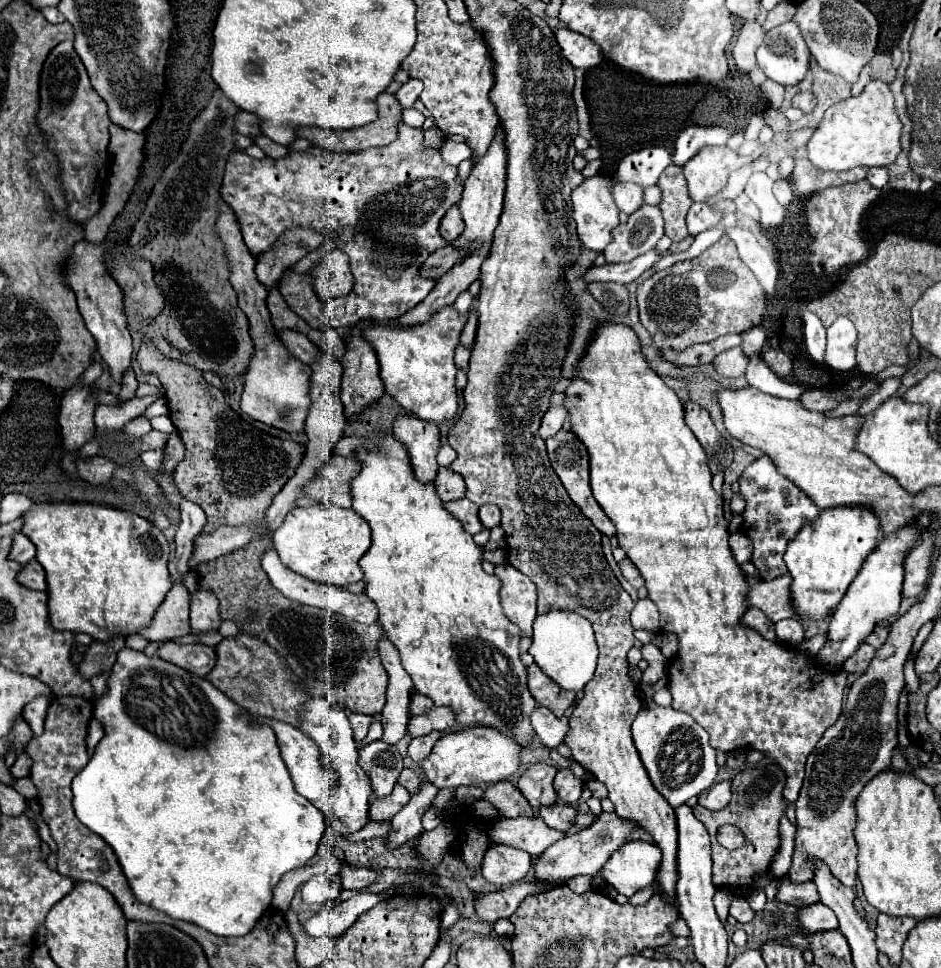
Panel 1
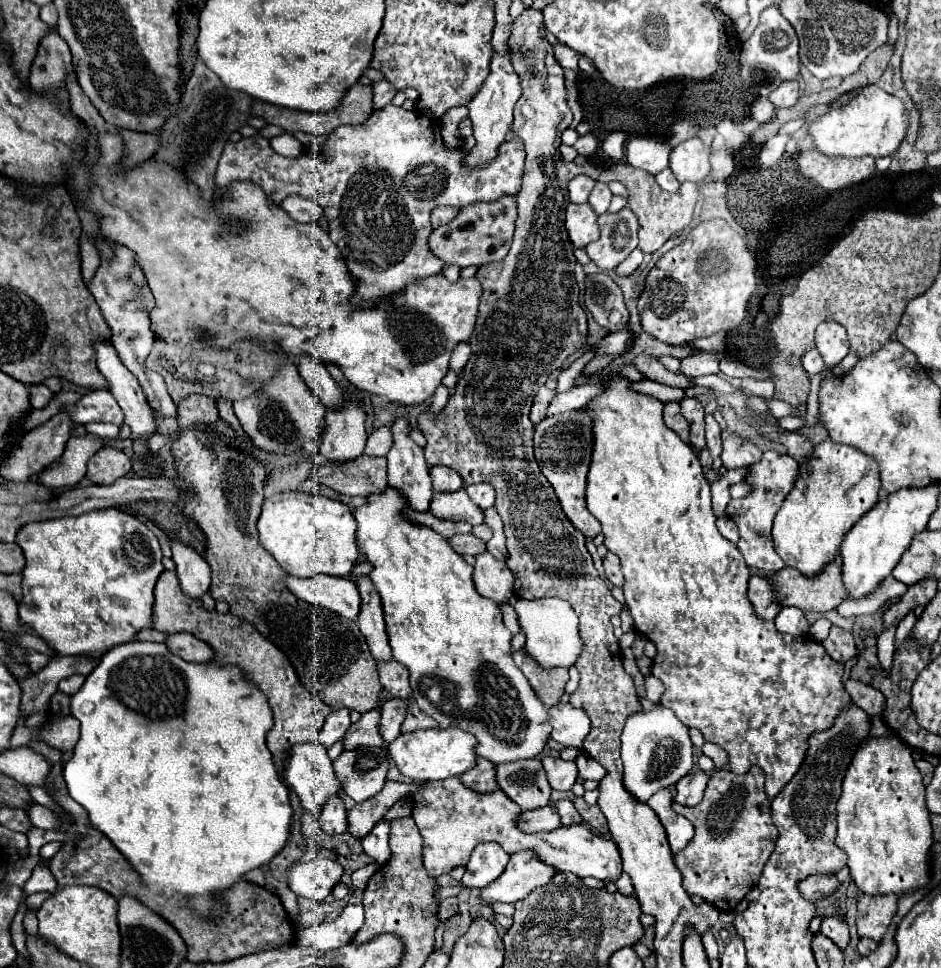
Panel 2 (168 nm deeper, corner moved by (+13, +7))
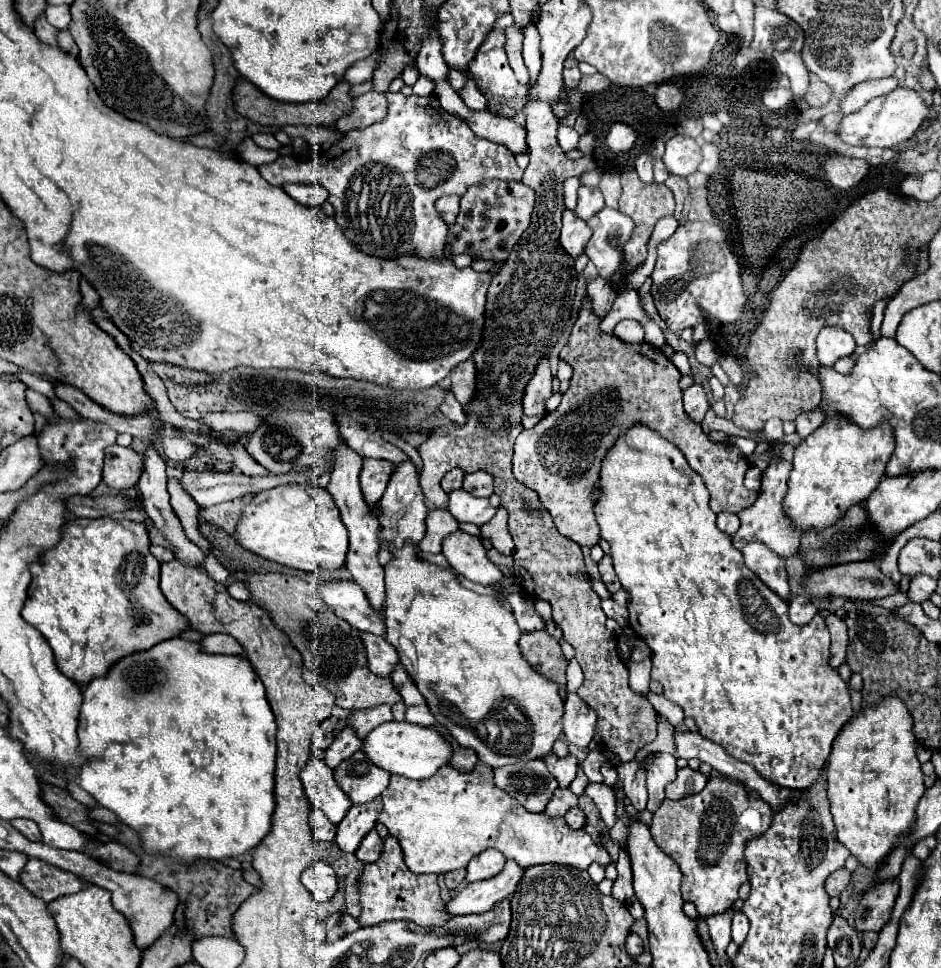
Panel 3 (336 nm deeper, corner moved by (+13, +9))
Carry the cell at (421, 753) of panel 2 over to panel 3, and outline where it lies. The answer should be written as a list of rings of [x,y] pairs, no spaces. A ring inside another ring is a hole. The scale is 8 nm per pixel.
[[[392,721],[392,723],[384,723],[376,727],[376,731],[372,731],[368,739],[364,739],[364,751],[372,759],[372,763],[376,763],[378,767],[408,779],[432,777],[438,771],[438,767],[448,765],[454,755],[452,745],[448,743],[444,735],[440,735],[440,731],[436,729],[432,731],[432,727],[410,725],[406,721],[402,723]]]

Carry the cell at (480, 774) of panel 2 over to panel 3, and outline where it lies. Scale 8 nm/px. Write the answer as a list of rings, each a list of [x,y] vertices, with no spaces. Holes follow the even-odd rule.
[[[434,725],[434,729],[440,729],[440,733],[444,733],[444,737],[452,743],[452,747],[456,747],[456,757],[452,757],[452,767],[456,769],[456,771],[460,771],[460,773],[470,773],[470,771],[474,771],[474,767],[476,767],[476,763],[478,763],[478,755],[476,755],[476,751],[472,751],[472,749],[464,749],[464,747],[460,747],[460,745],[456,745],[456,741],[448,735],[448,731],[444,731],[440,725]]]

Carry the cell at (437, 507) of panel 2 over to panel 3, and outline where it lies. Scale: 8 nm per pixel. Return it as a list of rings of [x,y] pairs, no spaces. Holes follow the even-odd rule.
[[[456,489],[448,493],[448,511],[452,517],[462,523],[474,523],[474,525],[484,525],[494,517],[494,507],[488,503],[488,499],[476,499],[468,495],[464,489]]]

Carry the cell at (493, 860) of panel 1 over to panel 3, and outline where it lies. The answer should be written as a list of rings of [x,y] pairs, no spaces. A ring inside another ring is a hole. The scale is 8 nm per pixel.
[[[486,849],[486,851],[482,851],[480,855],[476,855],[468,863],[468,867],[466,867],[466,871],[468,871],[466,881],[474,883],[474,881],[490,879],[490,877],[494,877],[494,875],[498,875],[502,871],[504,863],[506,863],[506,857],[500,851]]]

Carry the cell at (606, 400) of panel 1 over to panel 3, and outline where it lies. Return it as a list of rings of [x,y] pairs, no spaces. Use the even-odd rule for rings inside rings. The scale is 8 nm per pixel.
[[[636,423],[632,425],[622,437],[616,439],[616,443],[608,449],[602,469],[600,469],[600,497],[594,503],[594,513],[596,521],[600,525],[600,535],[610,543],[610,555],[614,559],[614,569],[616,575],[622,583],[622,589],[630,595],[630,627],[638,637],[642,637],[648,647],[652,649],[652,679],[660,681],[664,687],[664,697],[670,699],[672,703],[680,705],[684,709],[686,717],[692,717],[700,733],[708,737],[712,743],[720,745],[730,757],[750,763],[766,781],[778,785],[778,787],[788,787],[788,789],[804,789],[816,775],[820,775],[820,767],[824,767],[832,743],[836,735],[842,731],[842,727],[852,719],[852,705],[850,705],[850,691],[844,679],[840,677],[838,669],[828,665],[830,659],[830,635],[828,627],[822,619],[822,615],[814,617],[814,625],[792,625],[788,619],[788,605],[774,595],[752,571],[746,569],[744,557],[738,549],[732,547],[732,541],[726,533],[722,533],[716,527],[716,513],[710,509],[708,501],[708,489],[702,481],[702,477],[688,465],[684,459],[684,453],[678,447],[672,447],[668,439],[664,439],[658,431]]]

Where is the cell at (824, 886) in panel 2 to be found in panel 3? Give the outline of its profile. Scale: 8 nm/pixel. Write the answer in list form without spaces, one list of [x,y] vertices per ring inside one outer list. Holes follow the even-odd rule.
[[[840,869],[840,871],[834,871],[828,879],[826,879],[826,893],[830,897],[838,897],[846,885],[850,883],[850,873],[846,869]]]

